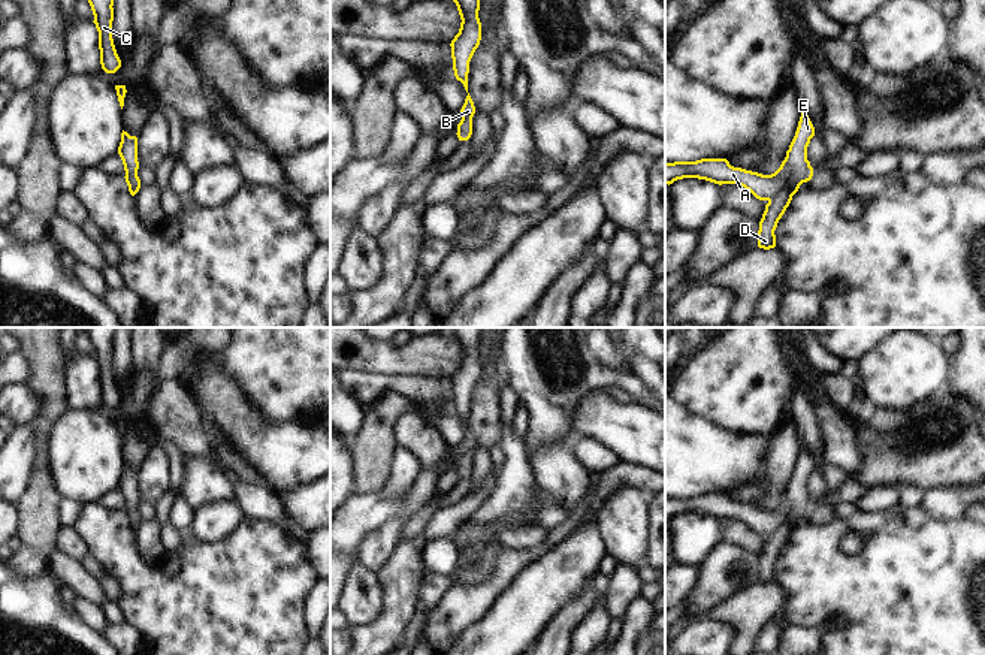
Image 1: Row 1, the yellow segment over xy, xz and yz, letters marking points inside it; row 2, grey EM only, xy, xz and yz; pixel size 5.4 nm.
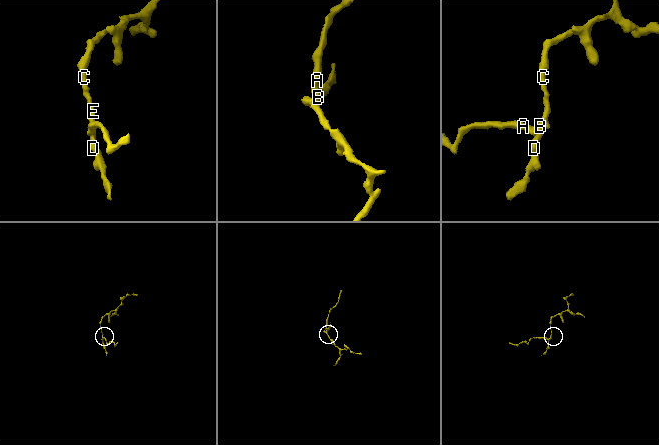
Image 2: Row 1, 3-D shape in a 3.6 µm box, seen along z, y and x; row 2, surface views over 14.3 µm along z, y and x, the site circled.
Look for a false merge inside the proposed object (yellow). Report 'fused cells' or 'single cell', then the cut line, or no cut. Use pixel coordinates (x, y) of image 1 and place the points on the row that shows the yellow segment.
single cell | no cut

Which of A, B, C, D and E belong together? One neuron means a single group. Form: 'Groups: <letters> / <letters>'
Groups: A B C D E.

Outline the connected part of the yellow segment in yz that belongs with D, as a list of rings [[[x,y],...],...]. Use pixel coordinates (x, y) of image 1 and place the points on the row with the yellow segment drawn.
[[[801,111],[795,136],[786,151],[780,167],[771,175],[734,167],[726,159],[701,159],[697,162],[665,163],[665,184],[683,178],[698,178],[714,184],[737,184],[749,190],[756,199],[767,200],[759,221],[758,247],[770,250],[776,247],[774,230],[789,206],[792,196],[803,182],[813,176],[813,167],[807,160],[807,147],[815,136],[815,127],[809,115]]]

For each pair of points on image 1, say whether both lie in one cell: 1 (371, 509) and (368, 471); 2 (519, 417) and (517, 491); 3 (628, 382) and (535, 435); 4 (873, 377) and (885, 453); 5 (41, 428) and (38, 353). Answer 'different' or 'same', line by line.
1: different
2: different
3: same
4: different
5: same

